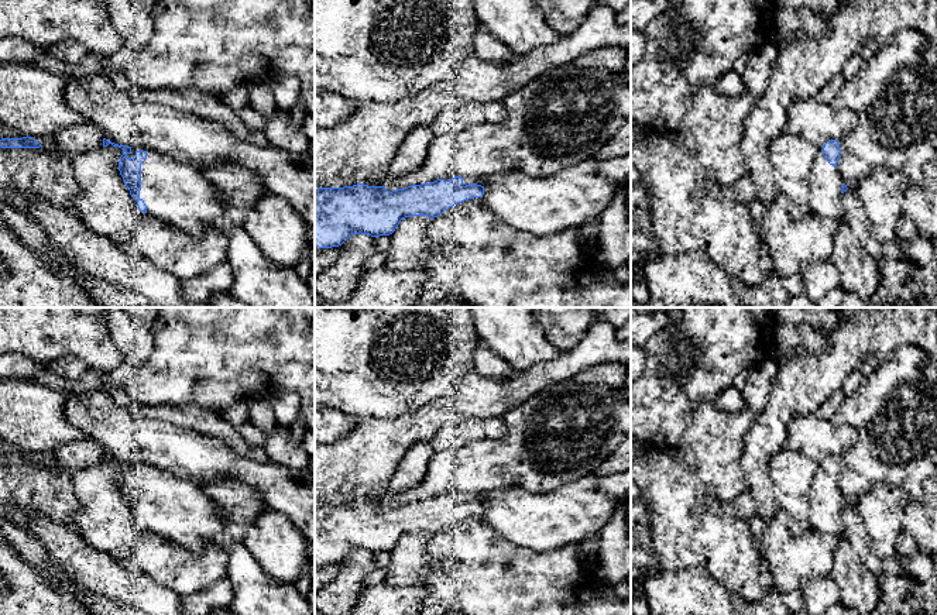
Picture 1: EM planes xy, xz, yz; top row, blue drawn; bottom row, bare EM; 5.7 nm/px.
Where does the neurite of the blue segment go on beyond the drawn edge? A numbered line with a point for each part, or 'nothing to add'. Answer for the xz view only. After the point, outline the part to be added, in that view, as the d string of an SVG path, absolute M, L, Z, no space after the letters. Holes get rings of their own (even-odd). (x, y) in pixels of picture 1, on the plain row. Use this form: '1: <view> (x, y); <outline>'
1: xz (466, 495); M463 492L463 499L466 501L477 499L477 501L484 502L485 497L483 492L477 492L477 494Z

